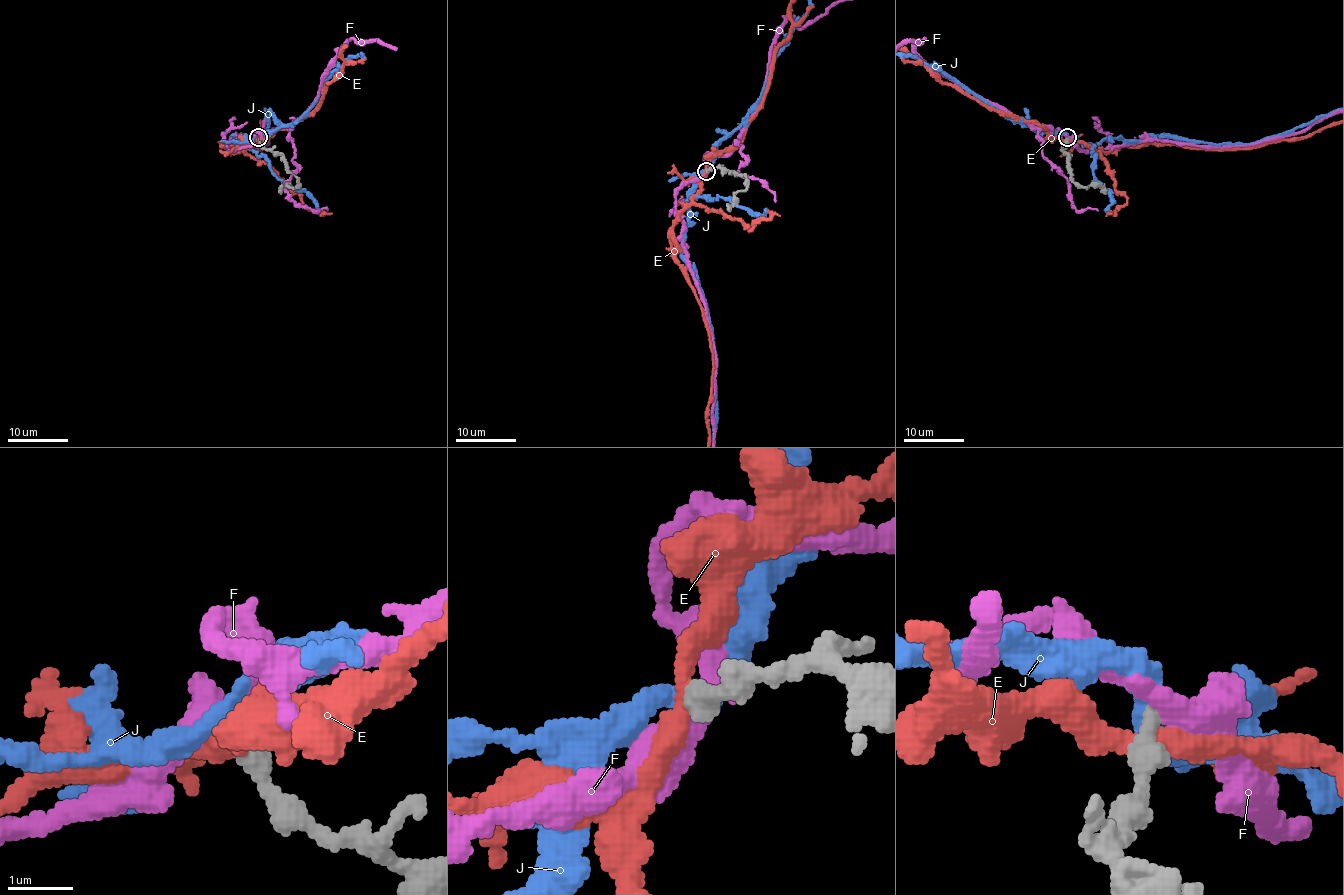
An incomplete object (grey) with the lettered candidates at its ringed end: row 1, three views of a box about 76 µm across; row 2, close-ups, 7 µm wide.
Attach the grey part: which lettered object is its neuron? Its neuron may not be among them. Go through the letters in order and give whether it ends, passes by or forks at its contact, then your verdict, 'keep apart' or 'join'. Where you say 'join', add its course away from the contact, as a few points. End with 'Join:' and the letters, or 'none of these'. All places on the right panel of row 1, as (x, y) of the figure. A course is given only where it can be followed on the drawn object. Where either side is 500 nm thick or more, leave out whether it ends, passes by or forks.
E: it passes by; keep apart
F: it passes by; keep apart
J: it passes by; keep apart
Join: none of these

